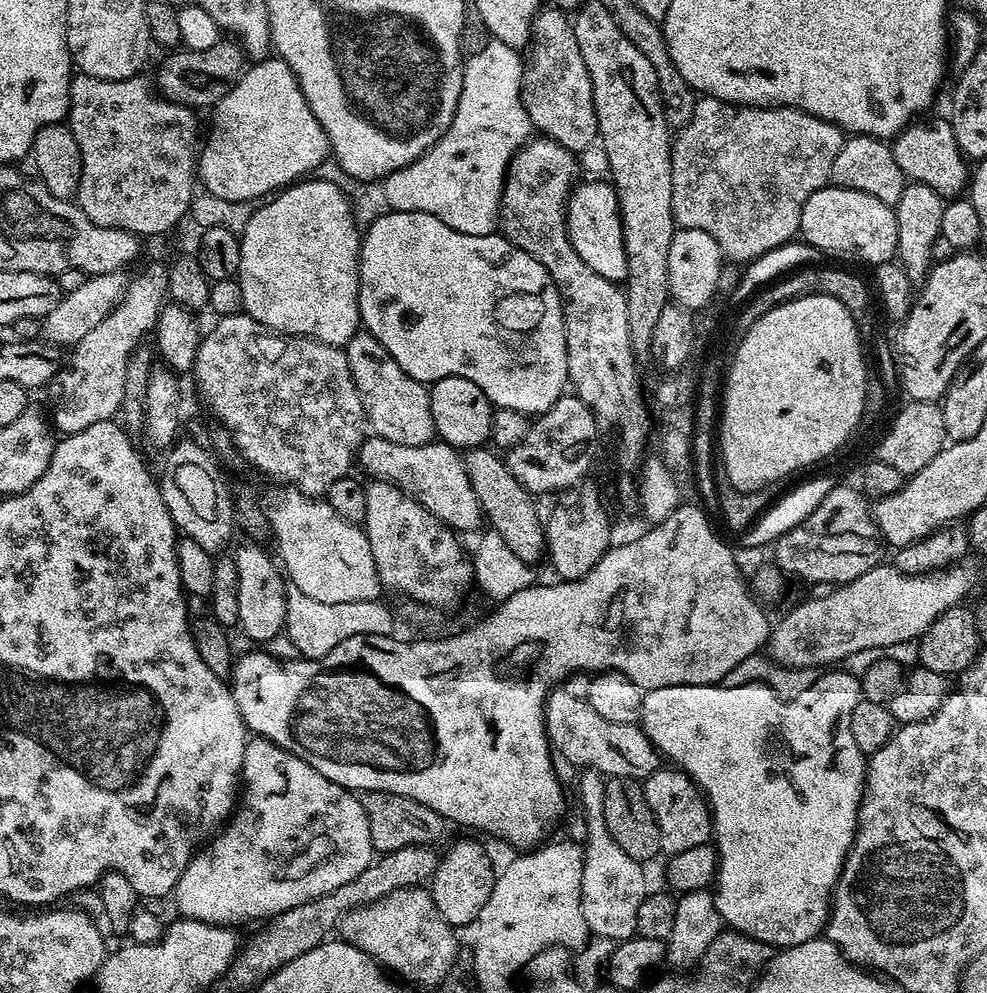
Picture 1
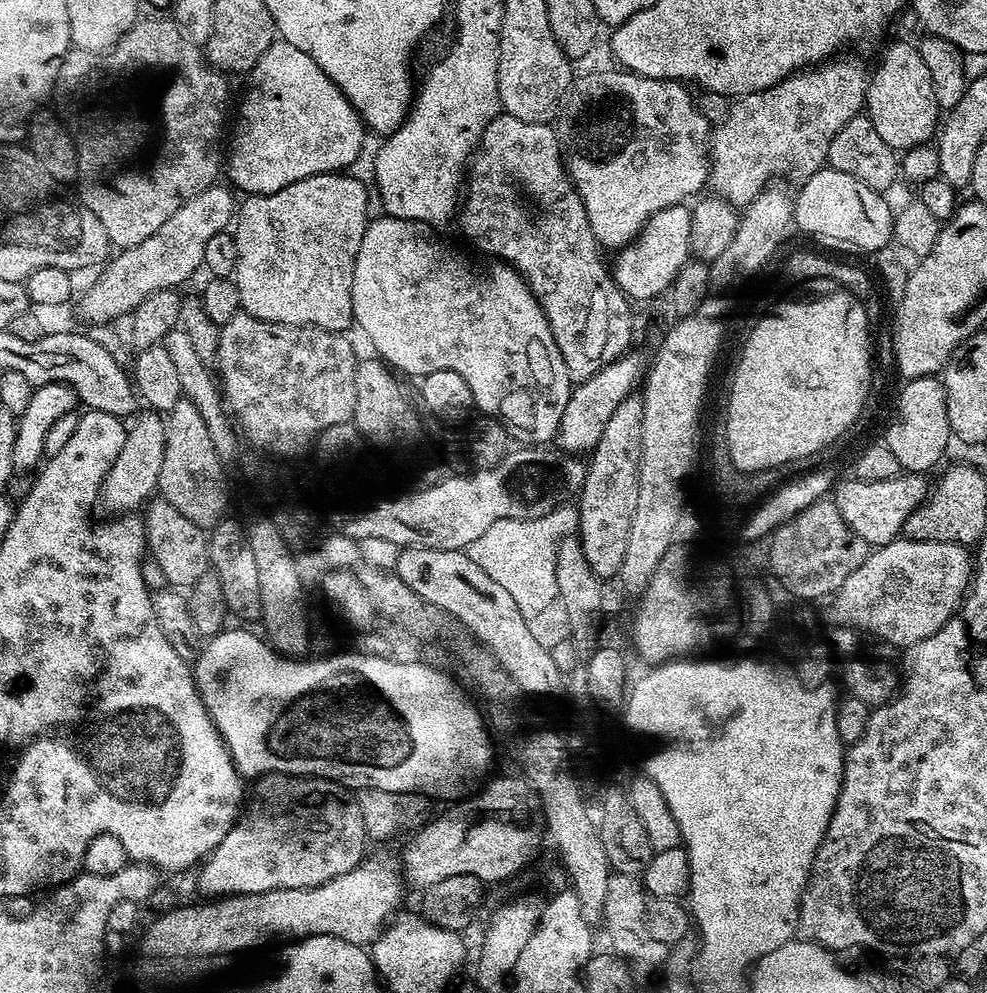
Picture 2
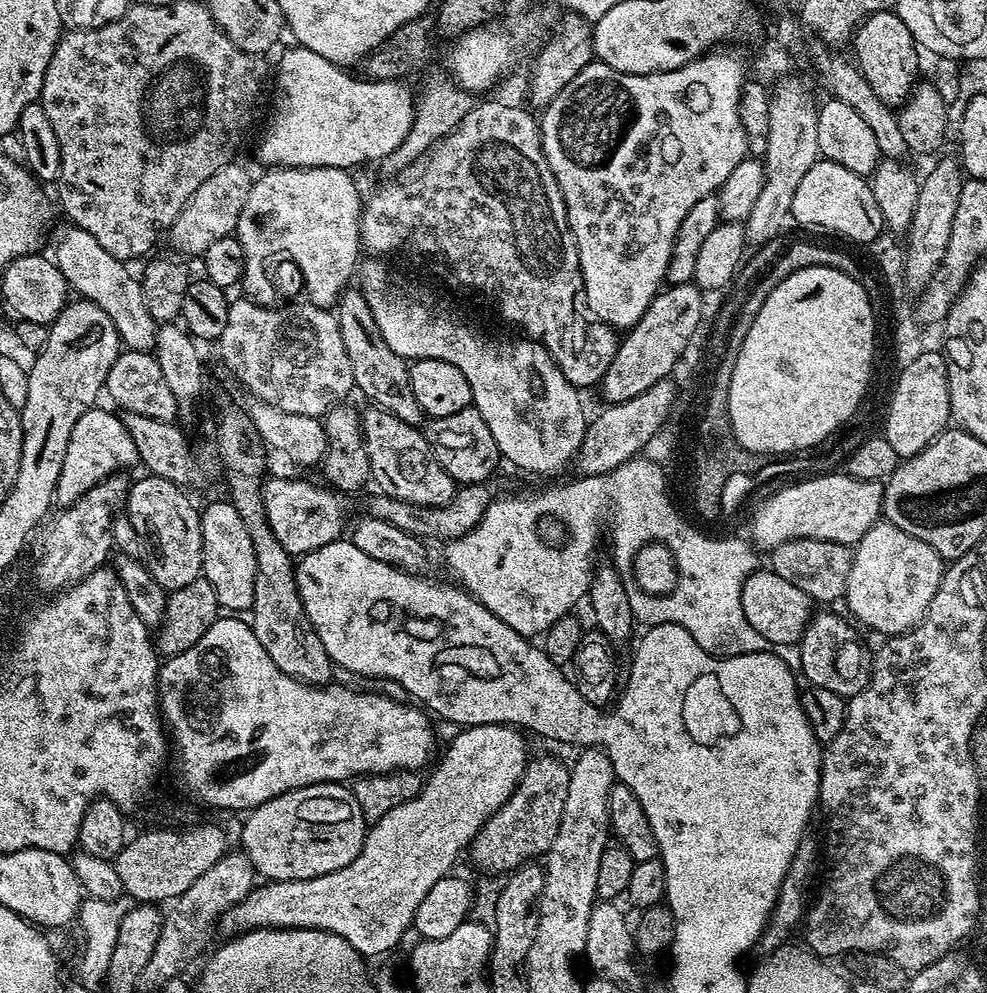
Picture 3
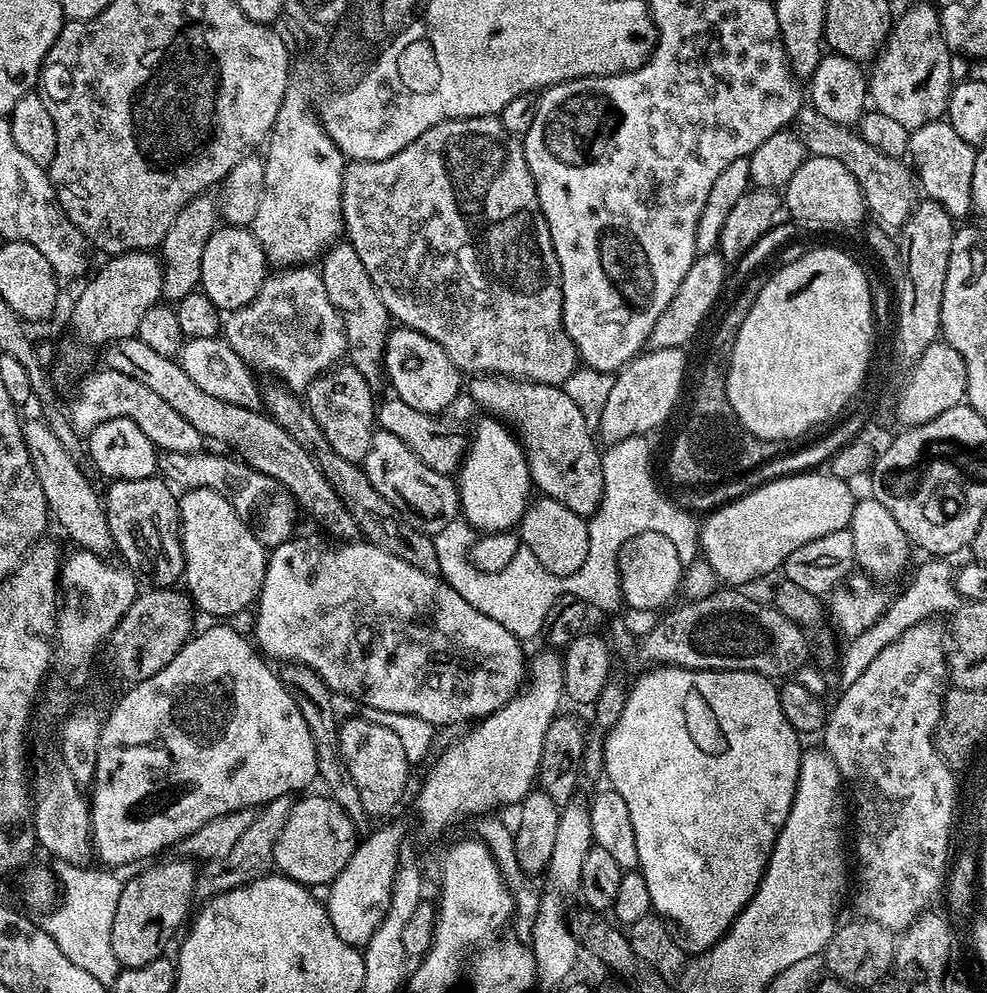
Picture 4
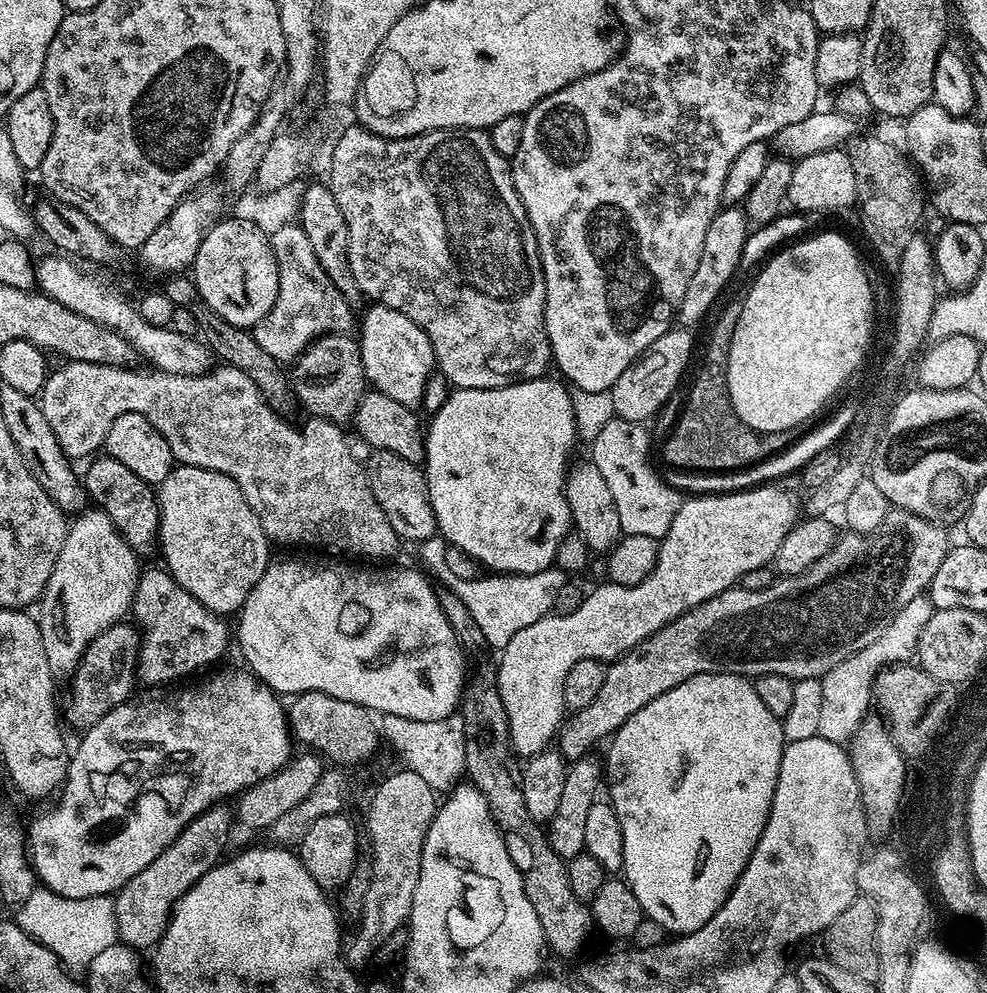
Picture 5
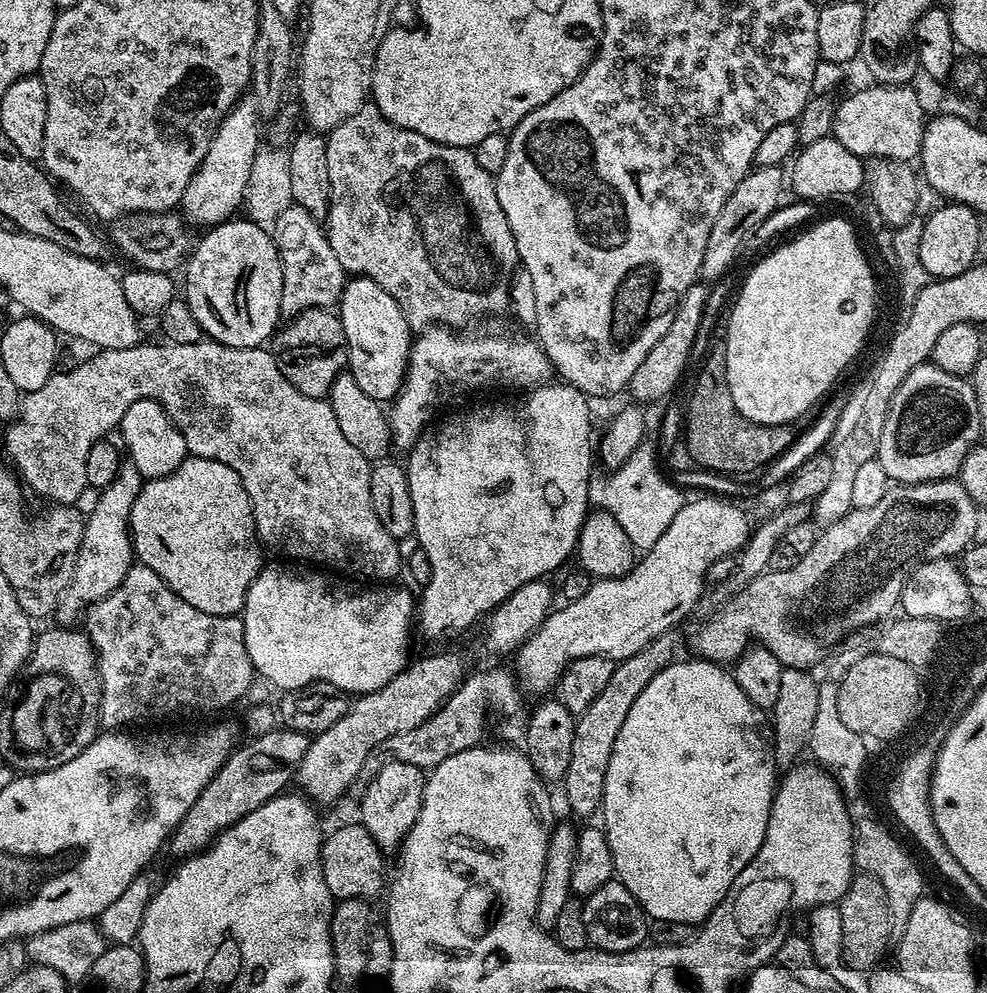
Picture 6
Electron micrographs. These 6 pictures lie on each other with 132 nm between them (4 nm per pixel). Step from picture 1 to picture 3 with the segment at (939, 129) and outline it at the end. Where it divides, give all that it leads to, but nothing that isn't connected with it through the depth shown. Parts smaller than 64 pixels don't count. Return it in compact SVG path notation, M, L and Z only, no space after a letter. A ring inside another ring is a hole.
M895 11L875 12L861 20L850 41L850 48L856 51L855 63L866 82L870 82L870 90L874 90L884 104L900 106L911 97L912 89L918 83L916 75L920 72L921 53L910 30L906 30L906 22L902 22Z

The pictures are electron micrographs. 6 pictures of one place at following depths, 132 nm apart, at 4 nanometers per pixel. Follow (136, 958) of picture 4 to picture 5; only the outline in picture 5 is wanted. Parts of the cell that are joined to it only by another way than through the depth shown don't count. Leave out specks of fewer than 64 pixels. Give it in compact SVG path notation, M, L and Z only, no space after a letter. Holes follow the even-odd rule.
M221 802L207 808L184 827L182 834L178 834L178 838L174 838L174 842L170 842L170 846L166 846L166 850L162 850L162 854L158 854L158 858L154 858L154 862L146 866L146 870L138 870L134 878L120 887L114 896L119 943L128 944L137 950L155 949L172 917L172 909L176 907L182 894L186 894L186 890L190 890L190 886L194 886L194 882L198 882L202 874L220 863L225 855L224 843L232 832L232 824L234 825L234 812L227 803Z

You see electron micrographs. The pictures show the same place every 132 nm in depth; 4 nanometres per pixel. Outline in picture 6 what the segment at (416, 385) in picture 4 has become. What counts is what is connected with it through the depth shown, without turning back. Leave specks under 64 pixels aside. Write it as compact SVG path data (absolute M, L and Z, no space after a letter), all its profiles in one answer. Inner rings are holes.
M352 276L344 285L338 301L338 315L342 322L342 330L348 347L347 371L358 382L358 390L362 394L370 394L370 398L381 402L390 402L398 393L404 381L404 371L408 368L408 350L412 347L413 335L408 334L410 325L404 311L378 286L378 282L369 276Z

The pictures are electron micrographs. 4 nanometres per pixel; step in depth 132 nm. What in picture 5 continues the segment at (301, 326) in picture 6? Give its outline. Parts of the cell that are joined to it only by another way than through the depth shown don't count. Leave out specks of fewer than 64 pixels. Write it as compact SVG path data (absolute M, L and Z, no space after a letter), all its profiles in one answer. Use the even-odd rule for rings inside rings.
M330 332L309 344L290 368L290 392L313 417L344 426L355 417L356 406L364 397L366 381L360 341L355 335Z

